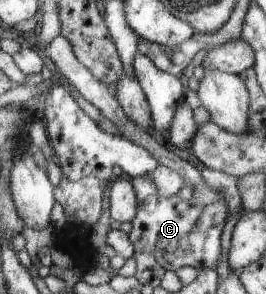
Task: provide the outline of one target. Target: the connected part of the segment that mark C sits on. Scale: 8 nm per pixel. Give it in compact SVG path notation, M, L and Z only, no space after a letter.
M140 175L129 179L135 190L138 201L138 210L135 217L131 220L133 224L132 230L129 233L135 250L142 250L154 256L158 264L165 271L174 271L182 267L194 267L197 269L209 268L214 269L218 256L220 256L220 236L222 228L230 216L227 209L227 202L223 199L216 199L216 202L209 205L198 205L193 198L181 200L178 195L170 198L161 197L154 186L153 181L148 175Z

